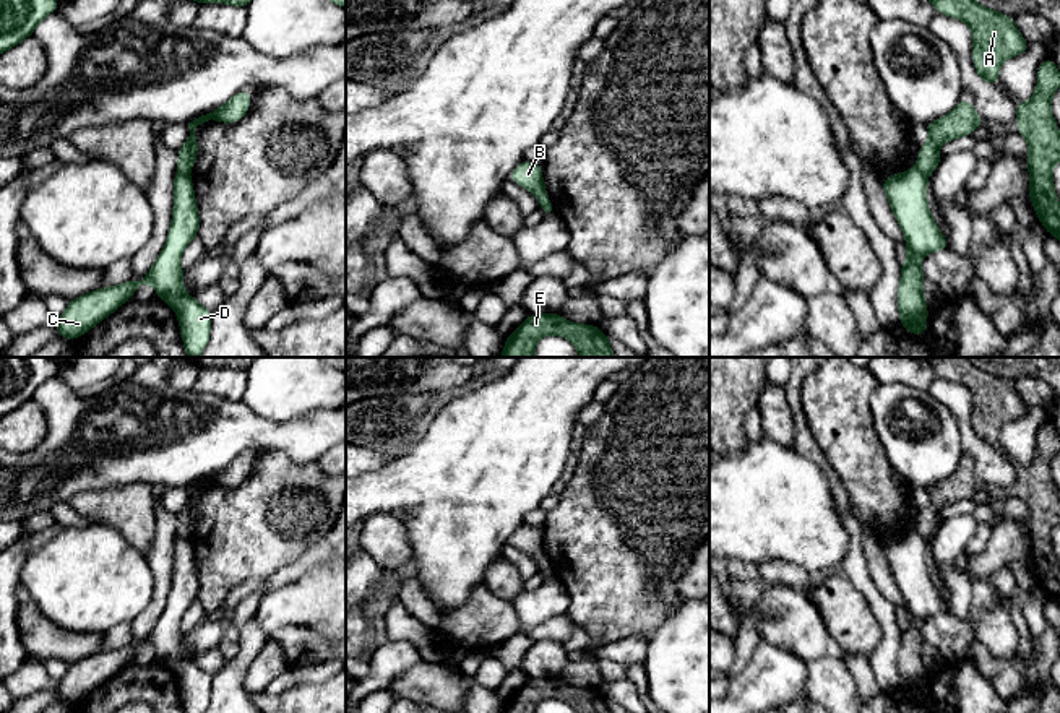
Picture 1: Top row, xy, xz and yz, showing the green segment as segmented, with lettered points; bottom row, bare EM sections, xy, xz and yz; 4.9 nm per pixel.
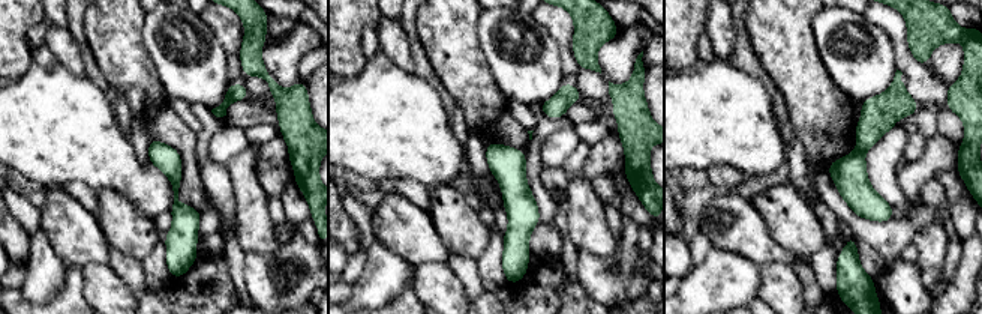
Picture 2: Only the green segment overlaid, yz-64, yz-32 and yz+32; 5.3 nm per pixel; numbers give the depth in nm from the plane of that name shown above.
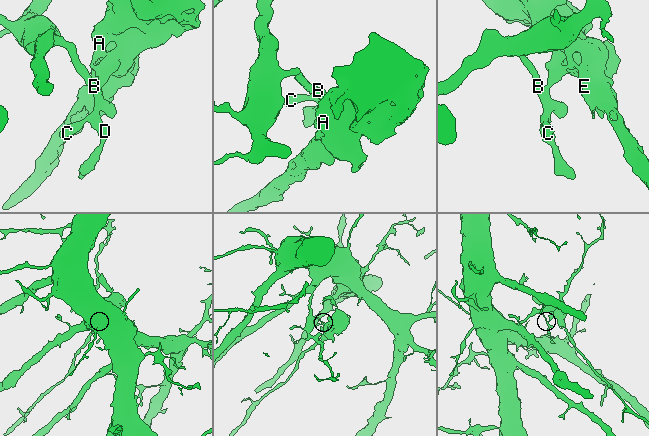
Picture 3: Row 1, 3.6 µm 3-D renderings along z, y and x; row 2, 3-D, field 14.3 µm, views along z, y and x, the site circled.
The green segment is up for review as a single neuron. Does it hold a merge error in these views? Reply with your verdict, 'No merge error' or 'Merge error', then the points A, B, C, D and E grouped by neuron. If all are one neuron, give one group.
Merge error. Groups: A E / B C D

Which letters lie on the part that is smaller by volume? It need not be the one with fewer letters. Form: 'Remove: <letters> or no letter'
Remove: A, E

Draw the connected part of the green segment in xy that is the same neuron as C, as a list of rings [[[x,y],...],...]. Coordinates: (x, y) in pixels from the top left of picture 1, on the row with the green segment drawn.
[[[188,174],[174,177],[174,211],[166,245],[154,265],[140,281],[125,281],[112,287],[99,287],[70,300],[57,318],[57,335],[73,341],[115,312],[143,284],[149,283],[156,296],[177,313],[180,335],[188,357],[198,357],[209,341],[213,312],[183,291],[182,252],[198,236],[200,216],[193,184]]]

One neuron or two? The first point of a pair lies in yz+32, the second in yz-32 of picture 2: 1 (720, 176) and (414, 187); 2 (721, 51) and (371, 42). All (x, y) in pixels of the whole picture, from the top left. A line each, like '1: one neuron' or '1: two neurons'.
1: one neuron
2: two neurons

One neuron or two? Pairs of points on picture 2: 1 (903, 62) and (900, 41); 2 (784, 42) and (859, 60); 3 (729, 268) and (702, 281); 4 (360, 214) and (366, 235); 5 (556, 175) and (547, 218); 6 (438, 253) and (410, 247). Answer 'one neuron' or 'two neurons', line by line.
1: one neuron
2: two neurons
3: one neuron
4: one neuron
5: two neurons
6: one neuron

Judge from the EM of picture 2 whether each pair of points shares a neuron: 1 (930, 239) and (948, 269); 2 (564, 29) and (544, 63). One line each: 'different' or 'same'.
1: different
2: different

